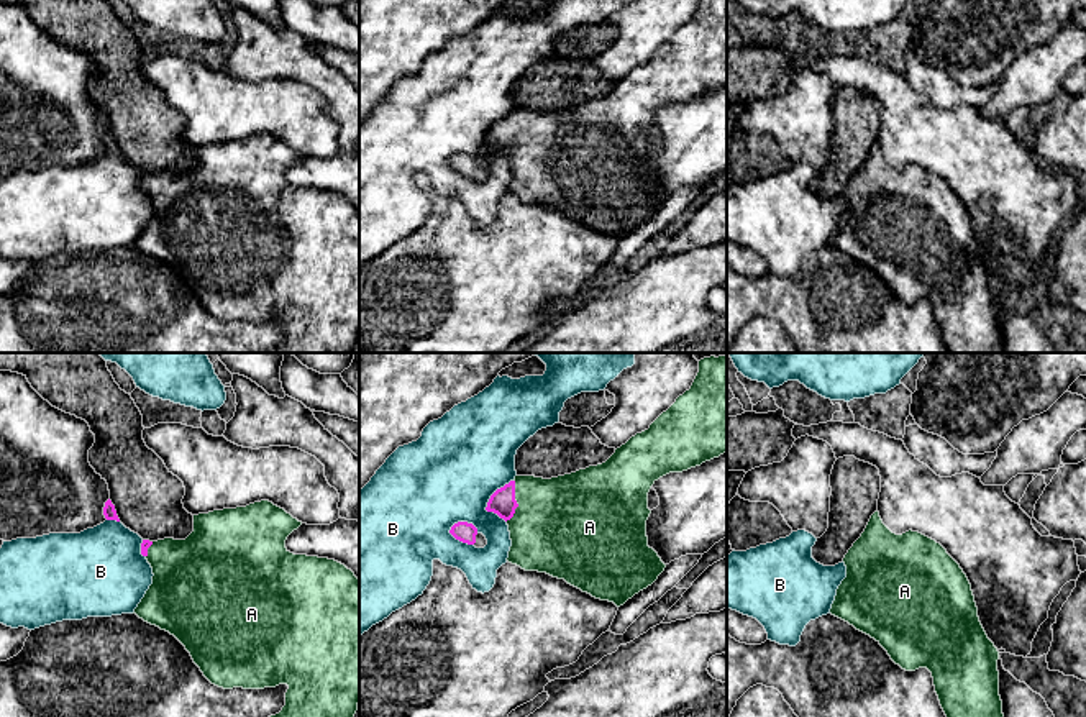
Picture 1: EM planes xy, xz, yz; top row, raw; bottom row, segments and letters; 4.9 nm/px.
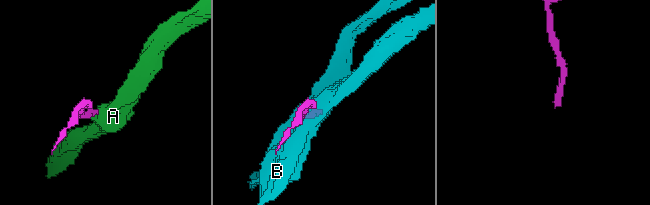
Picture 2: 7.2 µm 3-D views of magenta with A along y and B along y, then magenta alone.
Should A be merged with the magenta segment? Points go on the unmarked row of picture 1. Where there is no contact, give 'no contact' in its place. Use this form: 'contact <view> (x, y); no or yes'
contact xz (515, 133); yes

